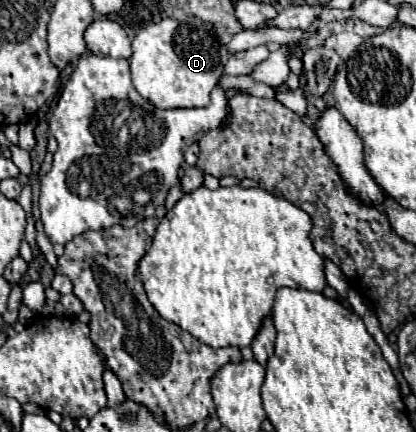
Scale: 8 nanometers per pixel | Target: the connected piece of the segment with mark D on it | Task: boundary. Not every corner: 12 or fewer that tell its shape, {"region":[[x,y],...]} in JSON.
{"region":[[209,23],[133,39],[131,77],[157,109],[207,107],[229,51]]}

